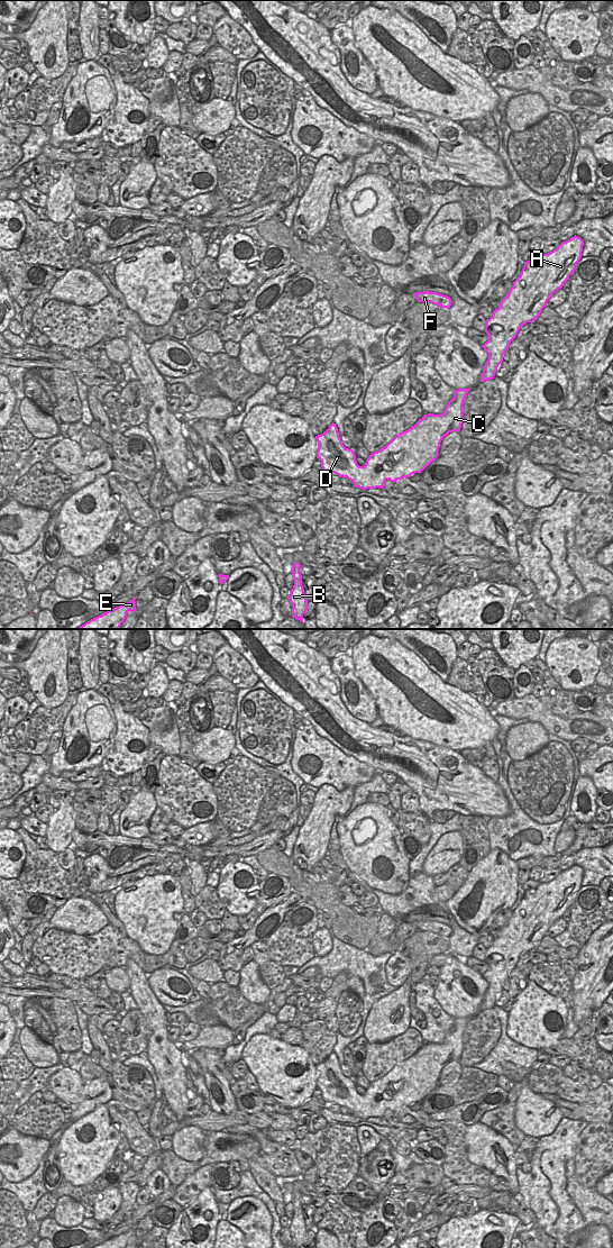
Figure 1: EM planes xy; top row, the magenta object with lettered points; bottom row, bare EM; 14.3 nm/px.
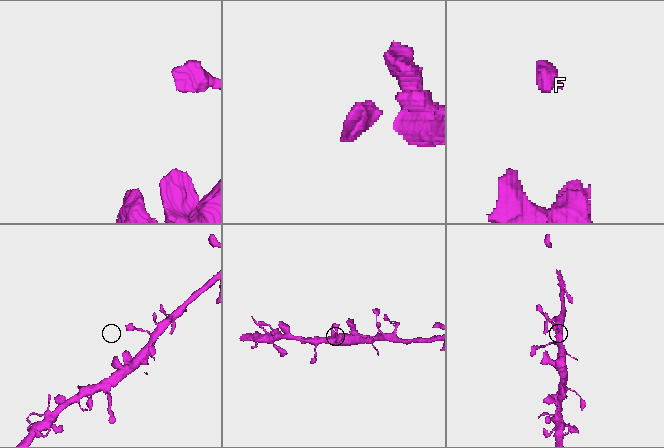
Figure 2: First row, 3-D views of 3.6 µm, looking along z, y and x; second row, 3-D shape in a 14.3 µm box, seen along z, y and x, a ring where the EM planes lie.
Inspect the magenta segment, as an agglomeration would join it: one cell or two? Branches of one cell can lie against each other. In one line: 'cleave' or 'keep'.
keep

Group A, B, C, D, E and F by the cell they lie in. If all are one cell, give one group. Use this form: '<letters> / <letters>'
A B C D E F

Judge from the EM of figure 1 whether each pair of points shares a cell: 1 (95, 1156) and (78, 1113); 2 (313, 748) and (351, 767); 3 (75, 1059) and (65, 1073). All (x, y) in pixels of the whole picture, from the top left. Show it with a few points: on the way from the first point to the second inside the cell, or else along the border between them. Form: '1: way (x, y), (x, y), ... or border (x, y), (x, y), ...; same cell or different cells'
1: border (102, 1103), (98, 1103), (75, 1120), (61, 1136); different cells
2: way (322, 757), (334, 767), (342, 767); same cell
3: border (66, 1065), (79, 1073); different cells

